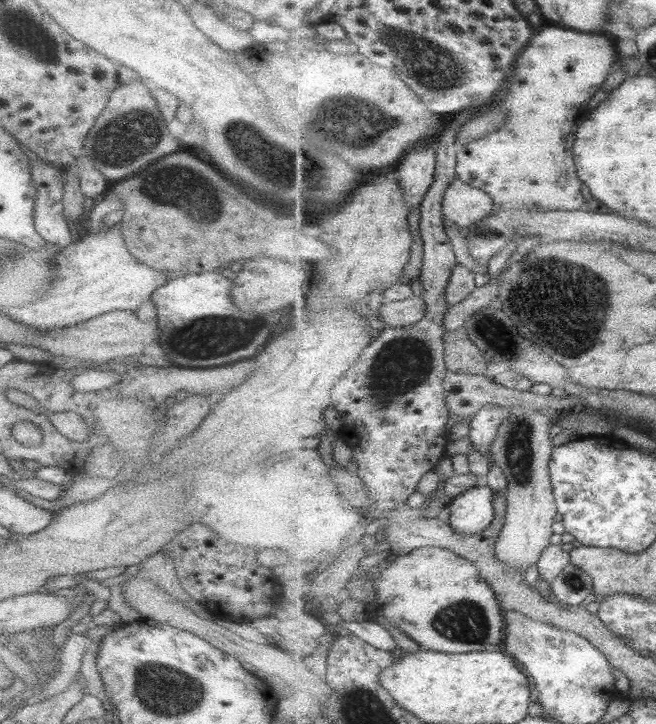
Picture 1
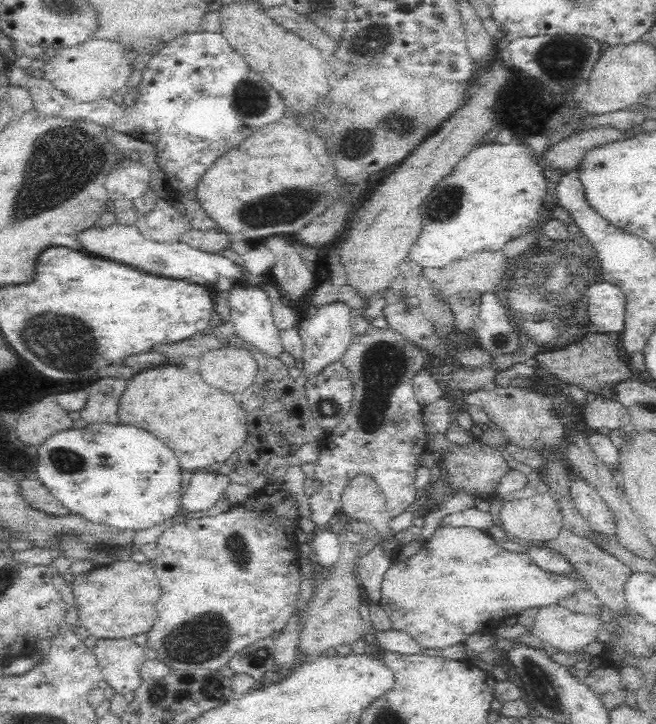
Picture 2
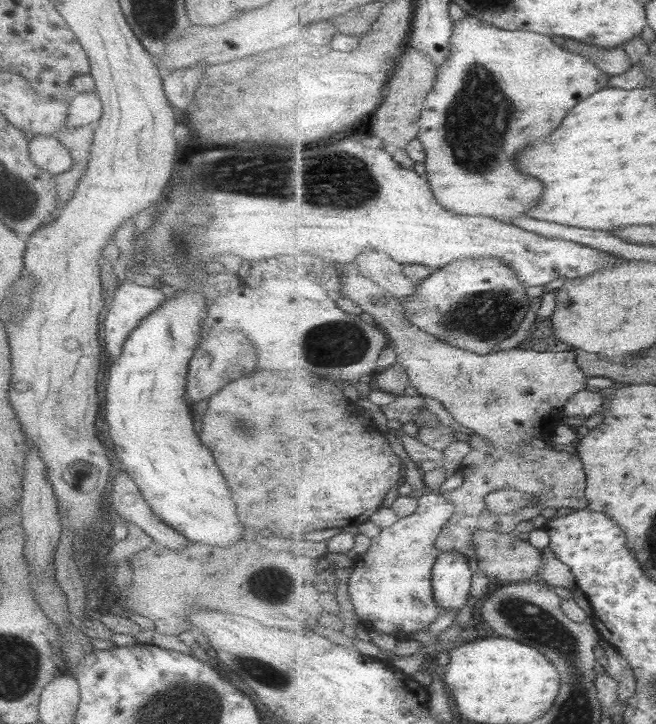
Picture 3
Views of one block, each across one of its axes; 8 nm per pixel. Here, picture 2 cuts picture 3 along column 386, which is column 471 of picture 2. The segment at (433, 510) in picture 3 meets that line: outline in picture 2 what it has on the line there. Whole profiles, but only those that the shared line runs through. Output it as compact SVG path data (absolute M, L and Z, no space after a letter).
M439 527L436 529L432 537L421 546L417 554L410 557L406 562L393 560L391 568L386 572L384 580L382 580L382 594L378 605L388 613L392 629L402 630L410 634L419 644L421 648L434 648L442 650L445 647L451 647L464 643L474 633L484 633L491 631L502 623L503 618L506 616L518 614L522 610L528 608L538 608L545 606L554 606L560 600L564 600L566 596L574 596L576 592L582 592L590 589L590 583L584 580L580 575L575 572L569 573L552 573L541 570L525 553L518 554L517 552L510 552L503 549L494 541L494 539L485 532L476 529L465 527Z

